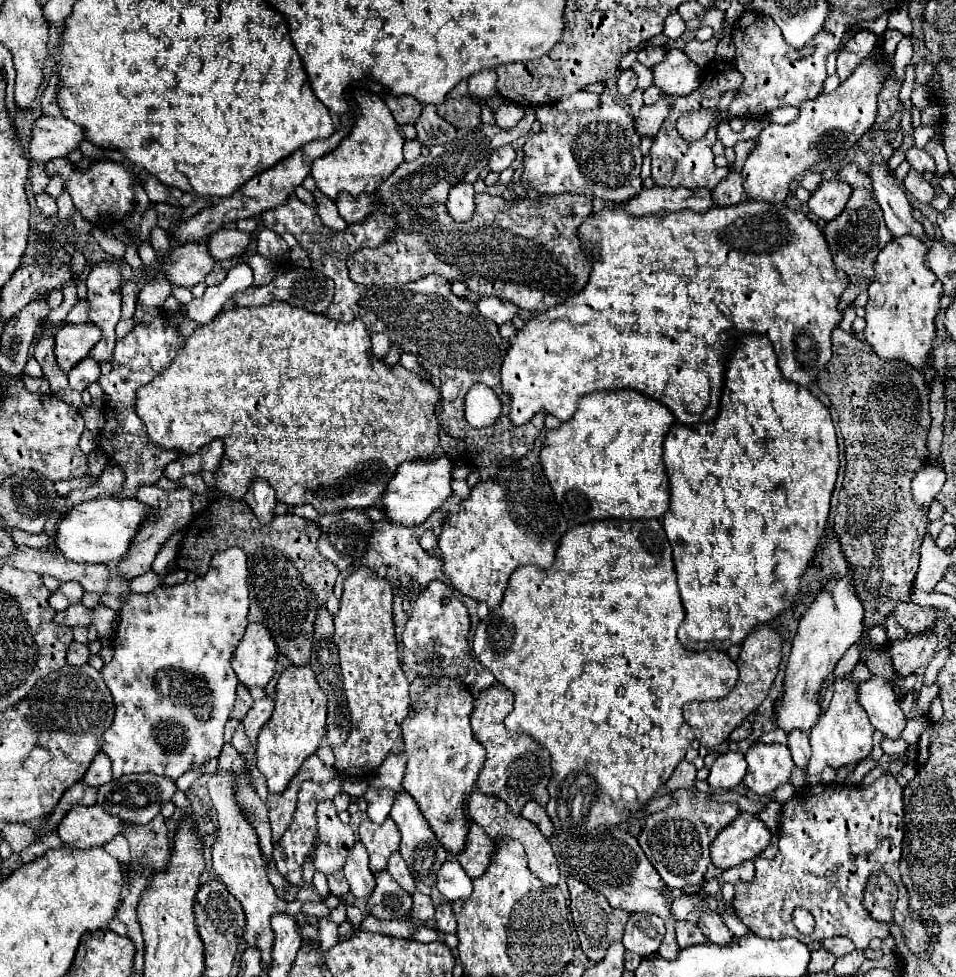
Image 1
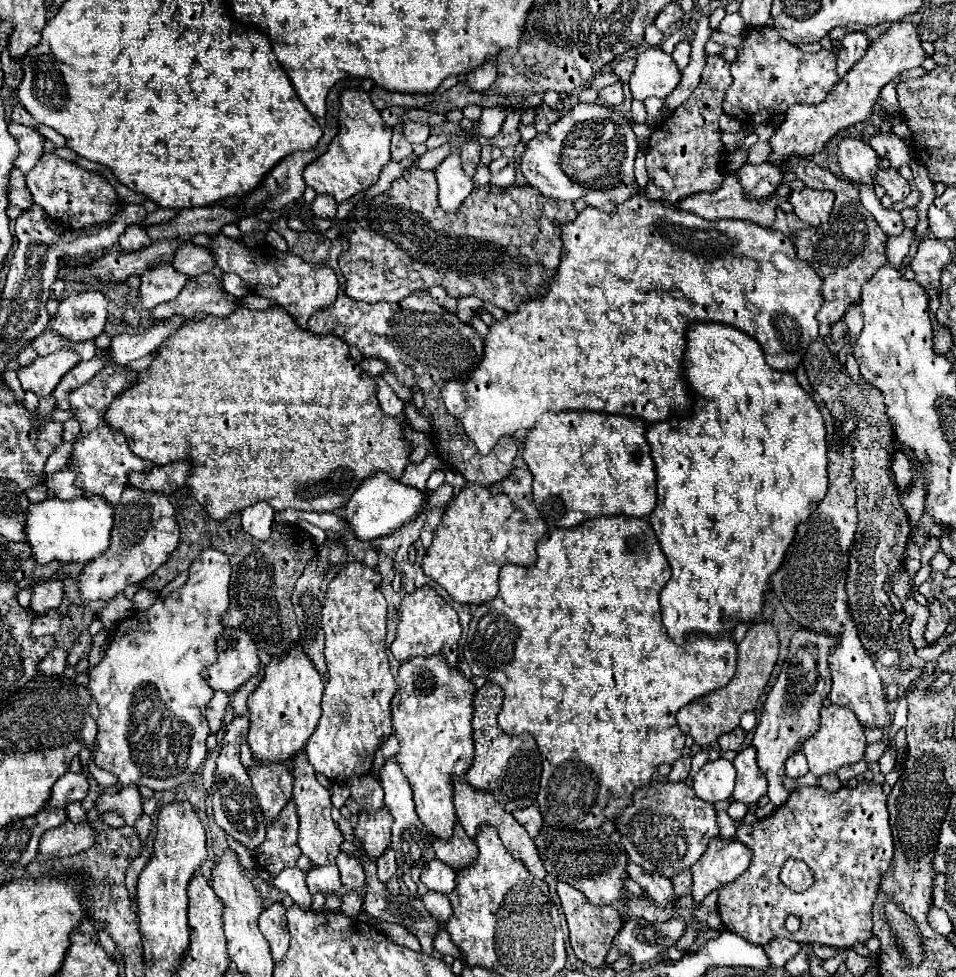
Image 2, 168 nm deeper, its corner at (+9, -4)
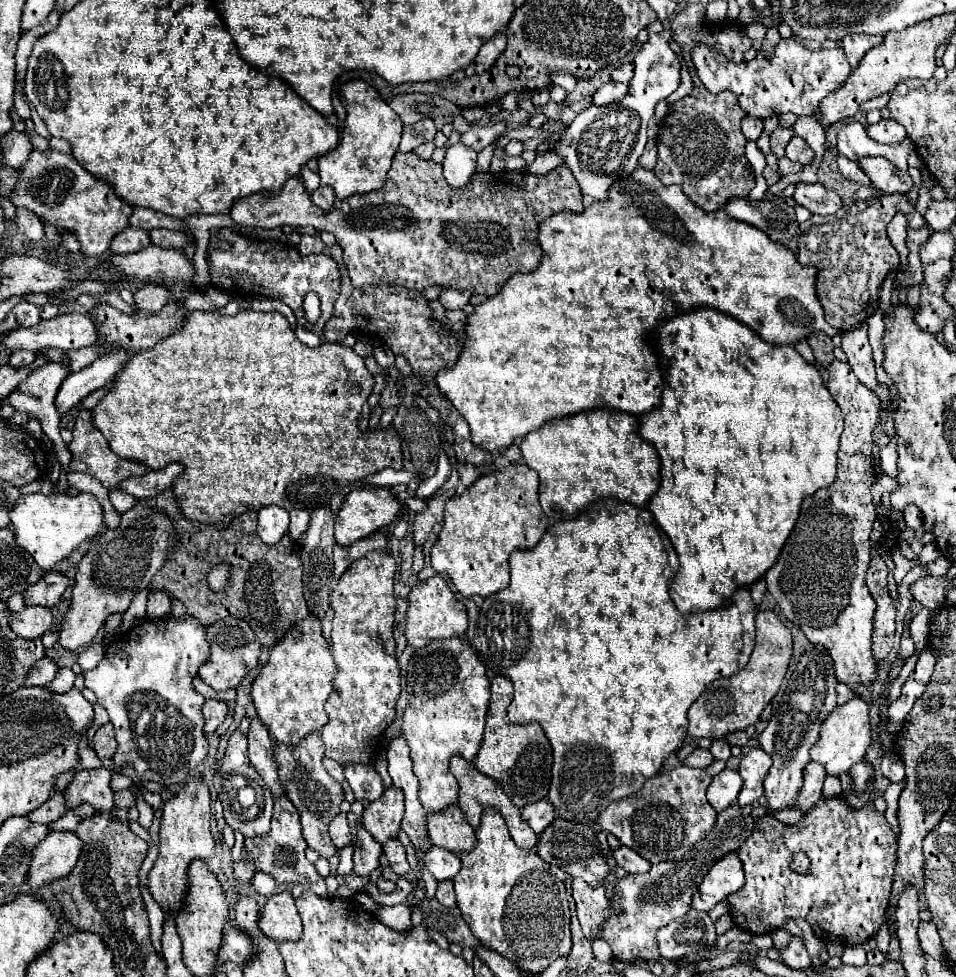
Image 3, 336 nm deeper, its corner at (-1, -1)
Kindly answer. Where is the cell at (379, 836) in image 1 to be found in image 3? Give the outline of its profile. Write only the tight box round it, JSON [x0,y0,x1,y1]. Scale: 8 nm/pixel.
[362,788,404,844]

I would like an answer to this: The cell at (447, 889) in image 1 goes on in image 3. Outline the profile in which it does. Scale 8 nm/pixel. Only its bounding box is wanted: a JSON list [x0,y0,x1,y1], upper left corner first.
[424,846,462,882]

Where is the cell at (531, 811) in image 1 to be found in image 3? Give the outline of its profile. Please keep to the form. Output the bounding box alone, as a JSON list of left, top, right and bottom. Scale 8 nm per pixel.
[522,800,554,834]

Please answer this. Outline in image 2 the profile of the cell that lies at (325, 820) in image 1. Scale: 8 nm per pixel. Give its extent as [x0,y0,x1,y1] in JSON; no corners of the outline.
[288,753,344,865]

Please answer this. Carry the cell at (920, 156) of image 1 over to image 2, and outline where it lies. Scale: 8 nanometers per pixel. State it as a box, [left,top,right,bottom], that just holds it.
[868,131,912,169]

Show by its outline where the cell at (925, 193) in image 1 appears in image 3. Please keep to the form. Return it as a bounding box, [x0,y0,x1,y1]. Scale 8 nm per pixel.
[860,158,914,194]

